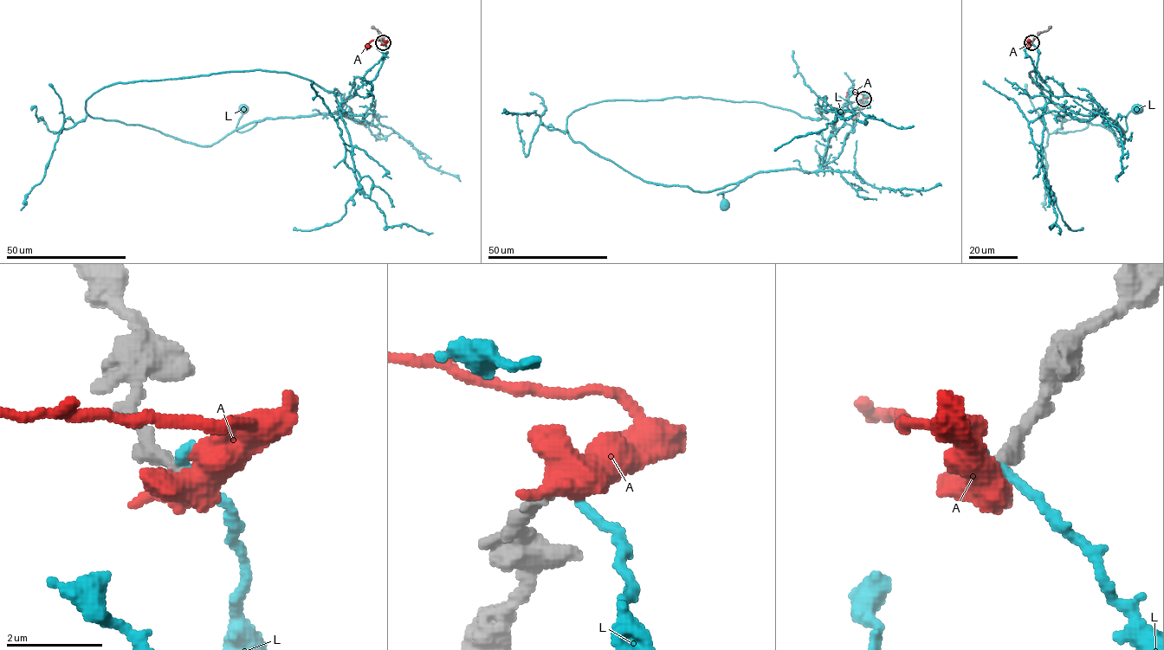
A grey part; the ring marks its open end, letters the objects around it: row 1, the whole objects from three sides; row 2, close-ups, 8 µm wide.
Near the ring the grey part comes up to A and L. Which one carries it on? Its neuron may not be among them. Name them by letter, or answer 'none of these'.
A

